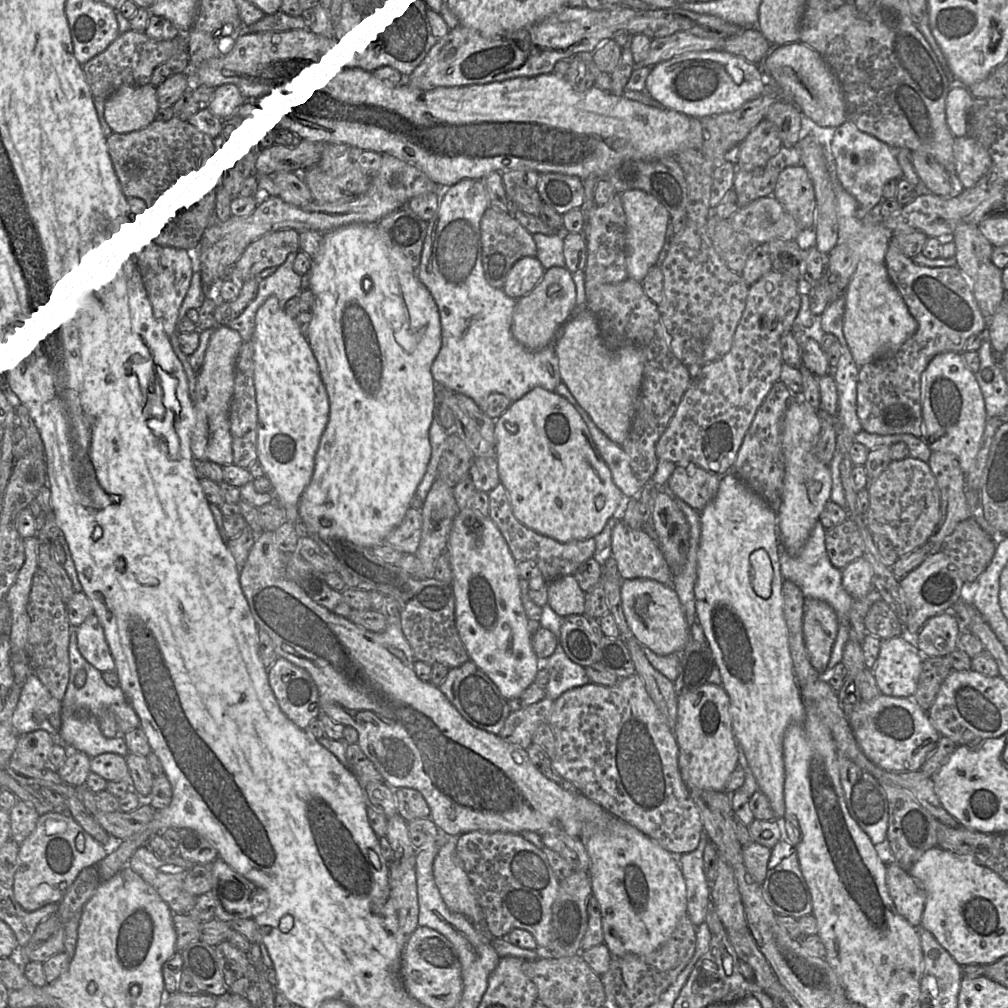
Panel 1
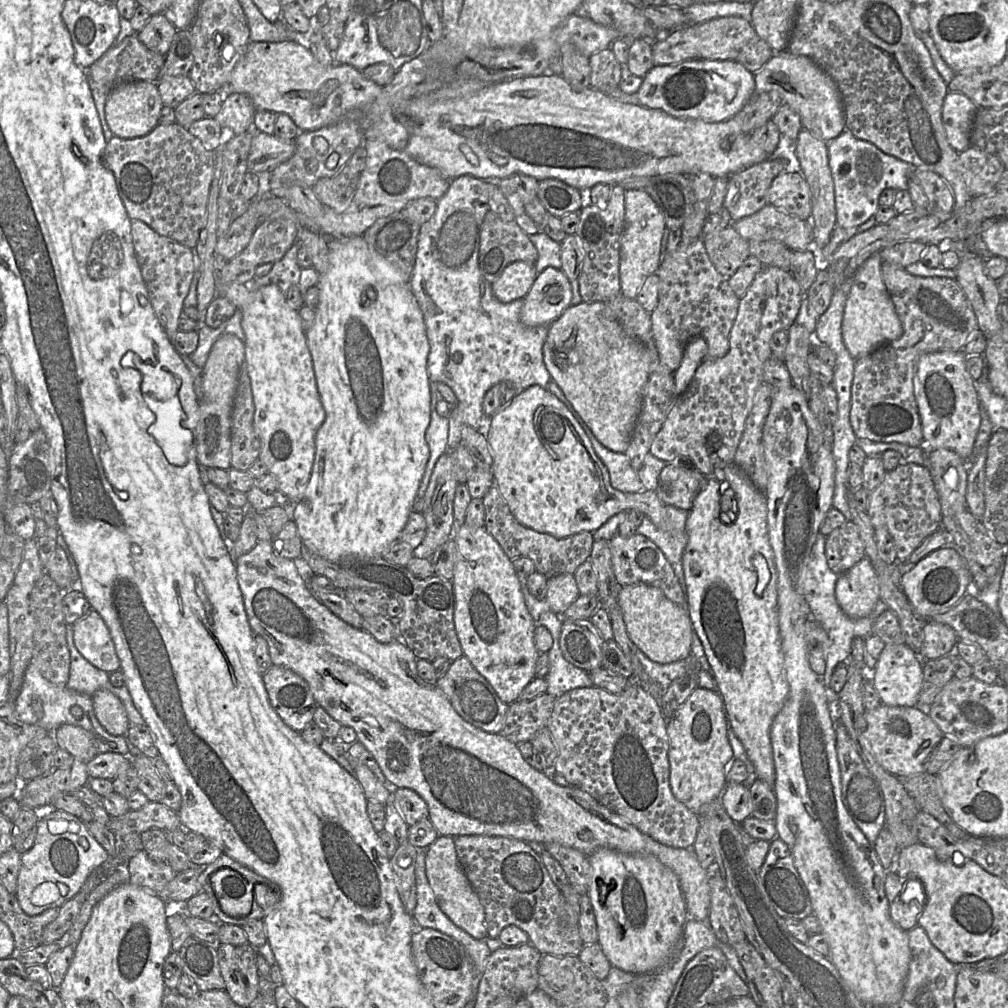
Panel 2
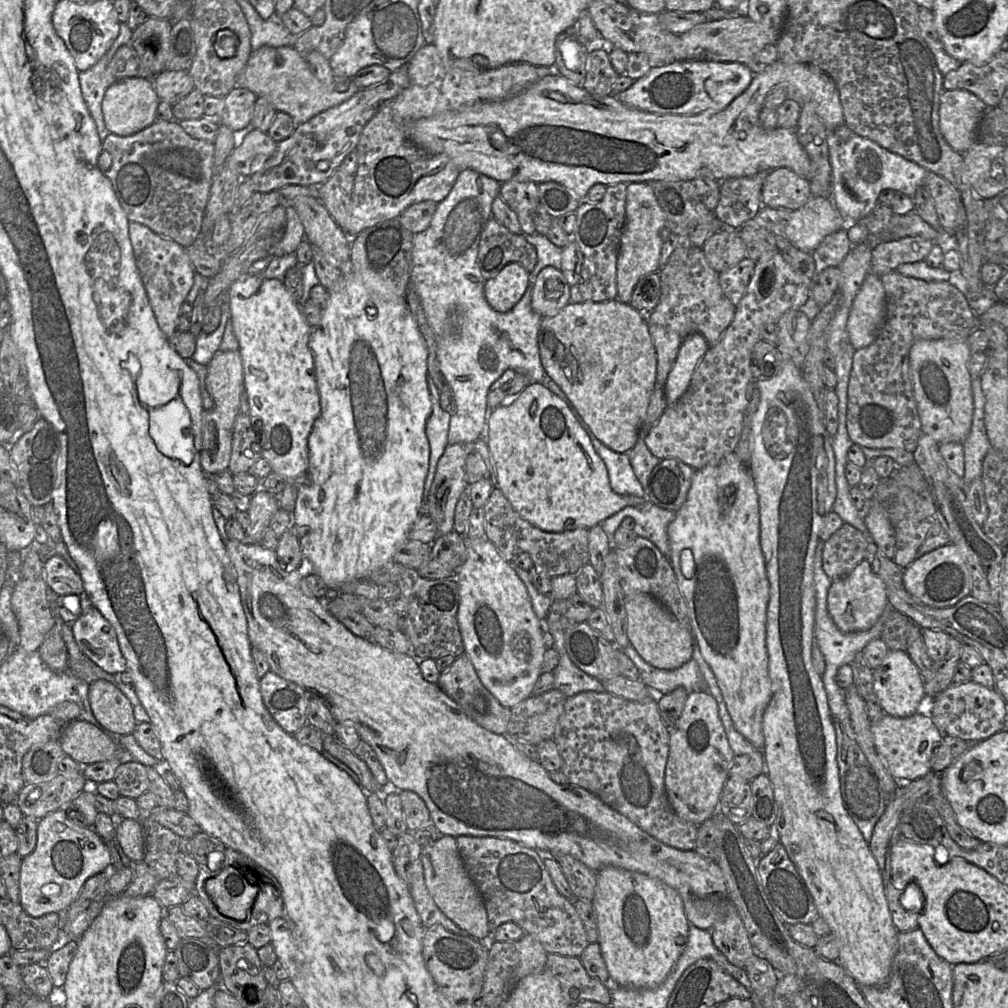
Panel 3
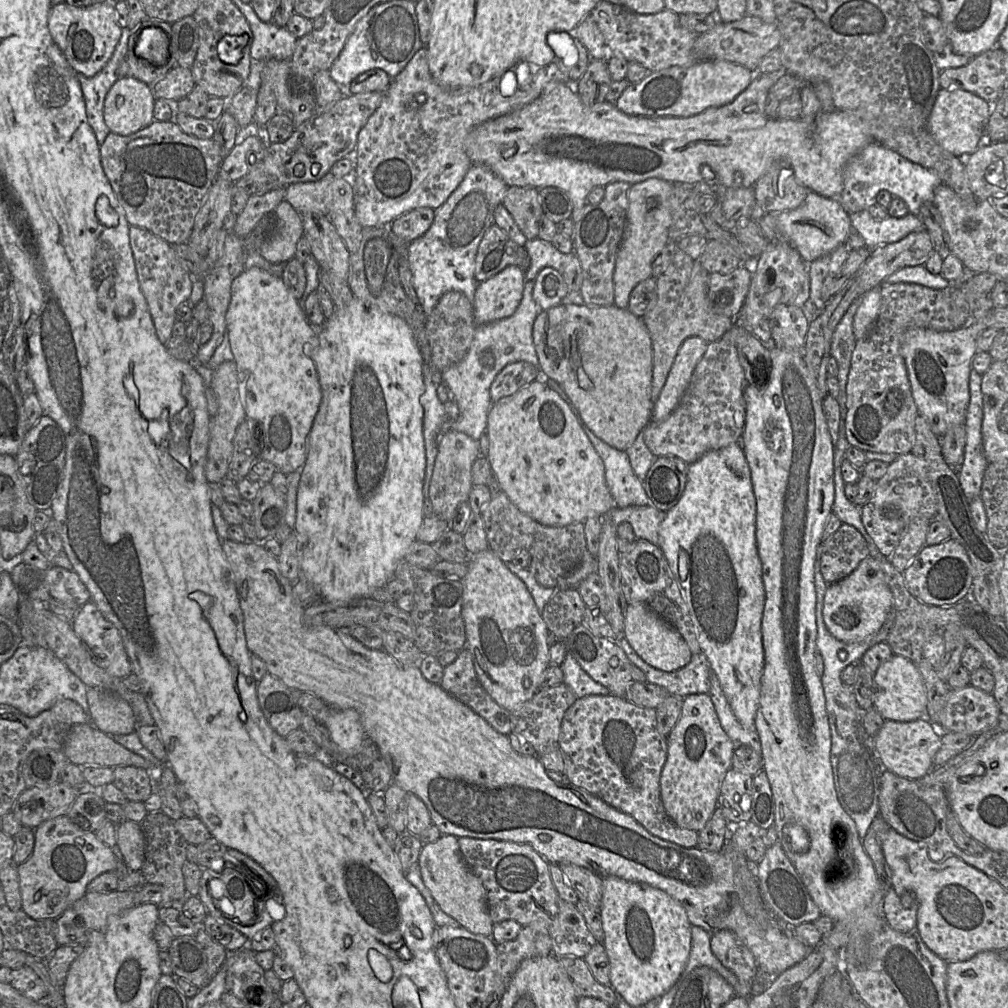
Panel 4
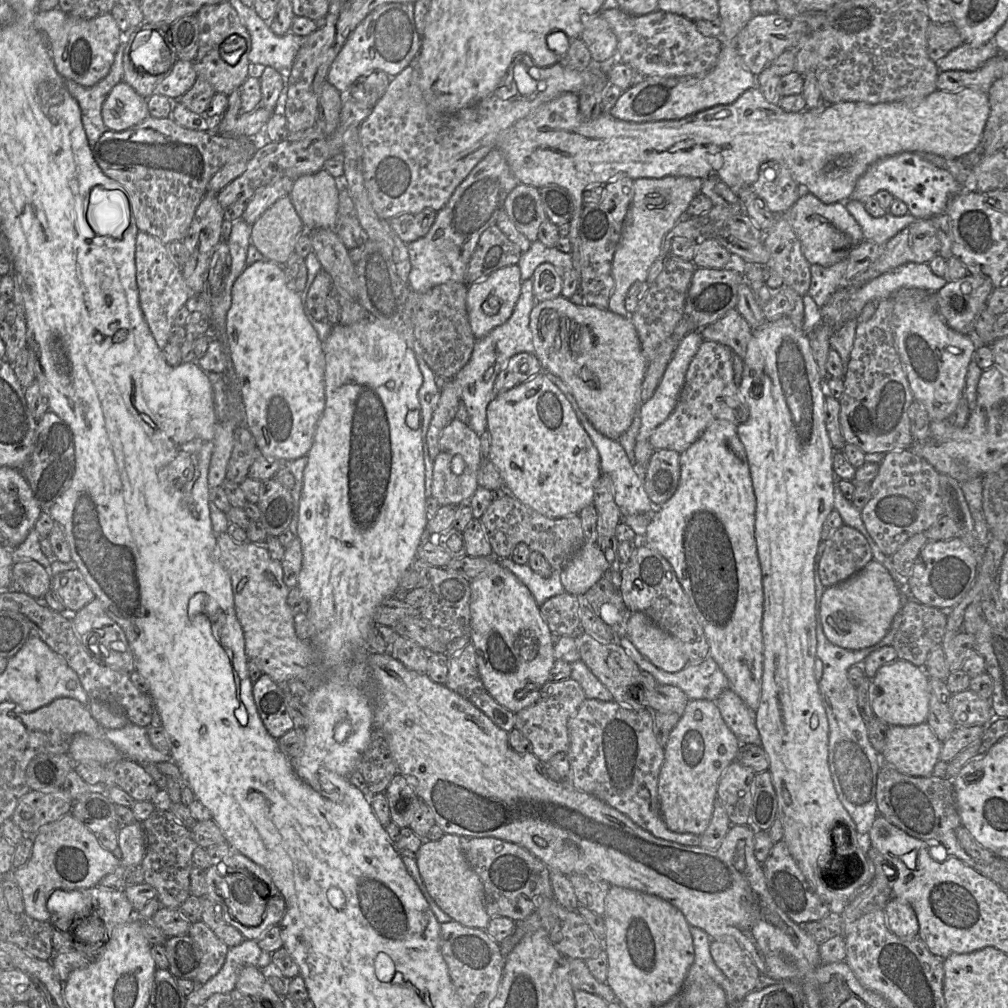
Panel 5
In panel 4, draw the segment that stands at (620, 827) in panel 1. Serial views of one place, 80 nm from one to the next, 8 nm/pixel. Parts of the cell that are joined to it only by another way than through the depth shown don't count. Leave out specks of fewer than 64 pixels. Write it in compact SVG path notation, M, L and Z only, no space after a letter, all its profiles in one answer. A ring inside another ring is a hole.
M606 877L602 881L599 913L604 931L602 944L610 963L610 986L630 1006L640 1007L668 992L681 976L690 955L692 925L684 907L660 889L617 877Z

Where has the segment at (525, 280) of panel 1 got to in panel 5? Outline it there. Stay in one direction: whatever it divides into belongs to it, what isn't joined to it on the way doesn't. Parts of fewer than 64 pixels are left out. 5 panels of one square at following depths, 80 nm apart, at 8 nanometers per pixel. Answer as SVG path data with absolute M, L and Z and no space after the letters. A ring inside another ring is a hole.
M518 265L504 267L468 286L466 308L471 331L476 340L503 325L512 315L521 294L521 271Z

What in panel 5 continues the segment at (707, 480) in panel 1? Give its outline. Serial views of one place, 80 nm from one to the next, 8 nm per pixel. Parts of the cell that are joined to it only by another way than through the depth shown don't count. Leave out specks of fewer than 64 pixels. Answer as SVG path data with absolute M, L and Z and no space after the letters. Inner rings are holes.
M655 450L645 469L644 487L656 507L665 504L676 492L680 481L680 453Z

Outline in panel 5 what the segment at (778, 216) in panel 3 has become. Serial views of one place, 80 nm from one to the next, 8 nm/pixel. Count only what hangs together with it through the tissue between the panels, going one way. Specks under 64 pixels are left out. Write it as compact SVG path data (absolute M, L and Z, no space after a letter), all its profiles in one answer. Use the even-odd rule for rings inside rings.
M809 192L801 194L792 208L781 215L788 220L800 240L802 252L810 264L828 267L848 260L850 253L865 241L860 226L847 210L845 202L825 204Z

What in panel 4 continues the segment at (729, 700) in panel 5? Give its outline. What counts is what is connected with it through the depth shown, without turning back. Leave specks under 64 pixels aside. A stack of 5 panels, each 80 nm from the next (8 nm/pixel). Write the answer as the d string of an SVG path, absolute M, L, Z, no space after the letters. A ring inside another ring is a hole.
M712 669L708 695L714 704L720 724L727 736L731 739L735 750L741 746L748 746L762 755L761 742L757 731L755 729L745 729L739 723L722 691L717 675Z

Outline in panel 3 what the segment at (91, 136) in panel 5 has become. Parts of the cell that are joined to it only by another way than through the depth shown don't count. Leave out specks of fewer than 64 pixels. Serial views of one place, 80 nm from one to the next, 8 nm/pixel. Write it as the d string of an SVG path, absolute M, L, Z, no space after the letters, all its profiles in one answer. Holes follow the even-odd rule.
M120 23L120 33L118 37L116 38L116 40L114 41L114 43L112 44L112 46L110 47L110 49L91 68L85 71L79 72L79 82L80 82L81 93L85 101L85 104L88 108L88 111L96 124L97 132L102 142L105 140L105 138L110 133L110 131L107 129L105 125L103 111L102 111L102 102L103 102L104 95L107 89L114 82L117 81L111 75L109 68L108 68L108 64L120 46L130 43L132 33L133 31L129 28L127 23Z

